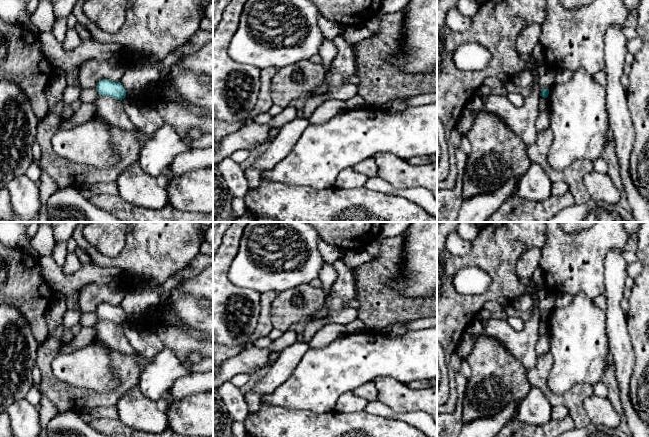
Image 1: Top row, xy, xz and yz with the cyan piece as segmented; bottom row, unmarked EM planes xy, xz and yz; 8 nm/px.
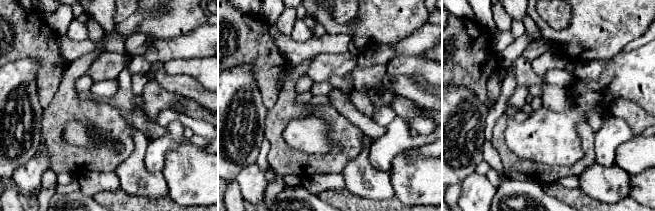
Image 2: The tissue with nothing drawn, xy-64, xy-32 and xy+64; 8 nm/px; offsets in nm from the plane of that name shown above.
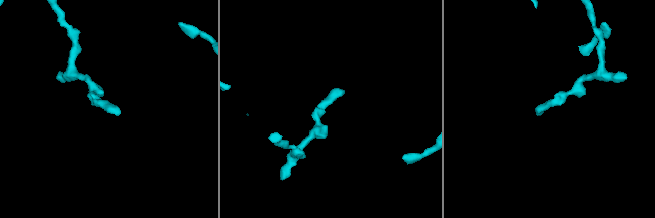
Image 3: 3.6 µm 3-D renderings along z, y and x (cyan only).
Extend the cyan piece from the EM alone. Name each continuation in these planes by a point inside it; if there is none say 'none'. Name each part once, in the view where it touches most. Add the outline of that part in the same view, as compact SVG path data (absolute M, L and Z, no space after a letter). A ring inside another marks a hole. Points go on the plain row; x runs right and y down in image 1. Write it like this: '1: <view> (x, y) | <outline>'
none

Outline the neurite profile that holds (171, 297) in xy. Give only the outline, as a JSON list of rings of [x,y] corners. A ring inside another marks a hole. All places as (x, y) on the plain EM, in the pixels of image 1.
[[[172,288],[164,292],[160,296],[160,306],[174,305],[184,296],[183,292],[178,288]]]

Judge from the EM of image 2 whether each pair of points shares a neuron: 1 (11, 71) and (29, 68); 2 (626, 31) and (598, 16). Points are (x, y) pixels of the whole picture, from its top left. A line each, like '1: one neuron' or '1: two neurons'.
1: one neuron
2: one neuron

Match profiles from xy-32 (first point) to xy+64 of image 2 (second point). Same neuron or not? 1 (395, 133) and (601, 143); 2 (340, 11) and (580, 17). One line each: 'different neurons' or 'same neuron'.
1: same neuron
2: different neurons

